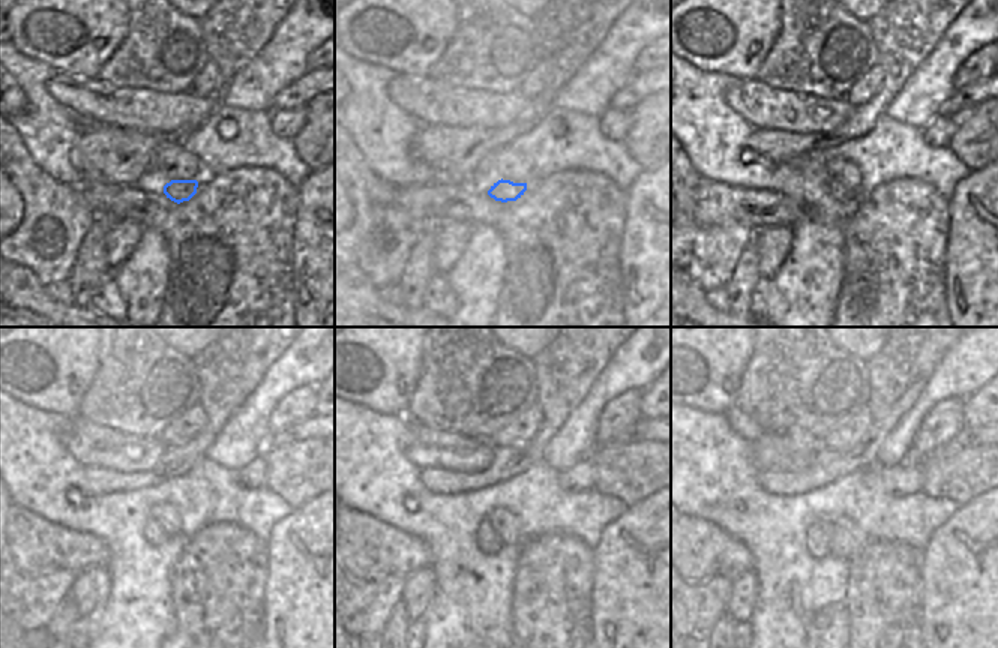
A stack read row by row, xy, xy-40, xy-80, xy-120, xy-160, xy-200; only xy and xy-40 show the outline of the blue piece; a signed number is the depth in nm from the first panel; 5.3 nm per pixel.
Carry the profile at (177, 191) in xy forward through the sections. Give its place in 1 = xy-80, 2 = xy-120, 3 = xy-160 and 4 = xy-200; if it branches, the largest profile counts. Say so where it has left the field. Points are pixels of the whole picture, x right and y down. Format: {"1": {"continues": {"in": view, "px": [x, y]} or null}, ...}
{"1": {"continues": {"in": "xy-80", "px": [835, 189]}}, "2": {"continues": {"in": "xy-120", "px": [153, 533]}}, "3": {"continues": {"in": "xy-160", "px": [486, 539]}}, "4": {"continues": {"in": "xy-200", "px": [817, 539]}}}

